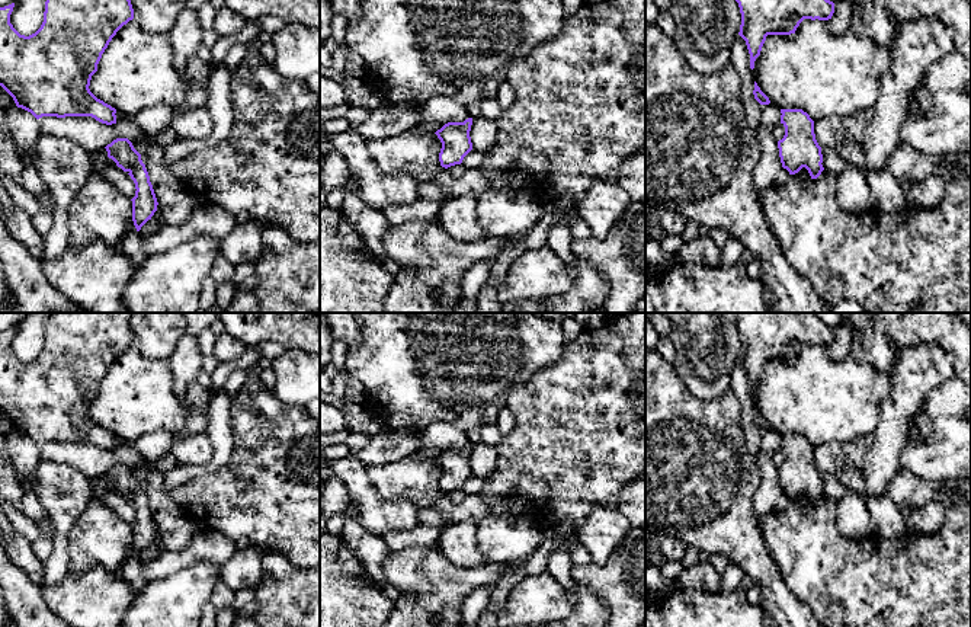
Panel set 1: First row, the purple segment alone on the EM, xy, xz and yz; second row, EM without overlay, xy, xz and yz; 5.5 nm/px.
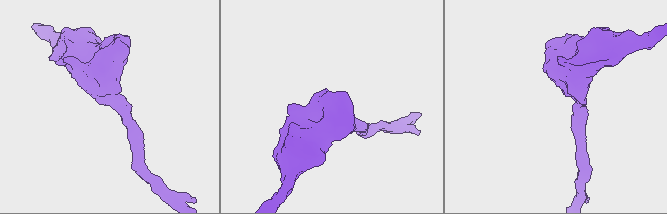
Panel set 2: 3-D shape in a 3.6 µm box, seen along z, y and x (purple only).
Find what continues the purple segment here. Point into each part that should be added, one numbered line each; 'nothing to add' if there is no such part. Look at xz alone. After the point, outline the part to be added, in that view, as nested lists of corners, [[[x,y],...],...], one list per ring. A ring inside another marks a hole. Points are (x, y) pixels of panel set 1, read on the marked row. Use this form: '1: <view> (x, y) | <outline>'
nothing to add

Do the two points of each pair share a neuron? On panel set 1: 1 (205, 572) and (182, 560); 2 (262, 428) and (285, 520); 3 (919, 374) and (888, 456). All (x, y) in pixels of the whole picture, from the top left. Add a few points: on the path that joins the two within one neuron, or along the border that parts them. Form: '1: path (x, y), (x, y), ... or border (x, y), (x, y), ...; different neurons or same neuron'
1: border (220, 565), (194, 562), (163, 578), (157, 578); different neurons
2: path (271, 451), (284, 466), (285, 496); same neuron
3: path (907, 394), (897, 412), (891, 435); same neuron

